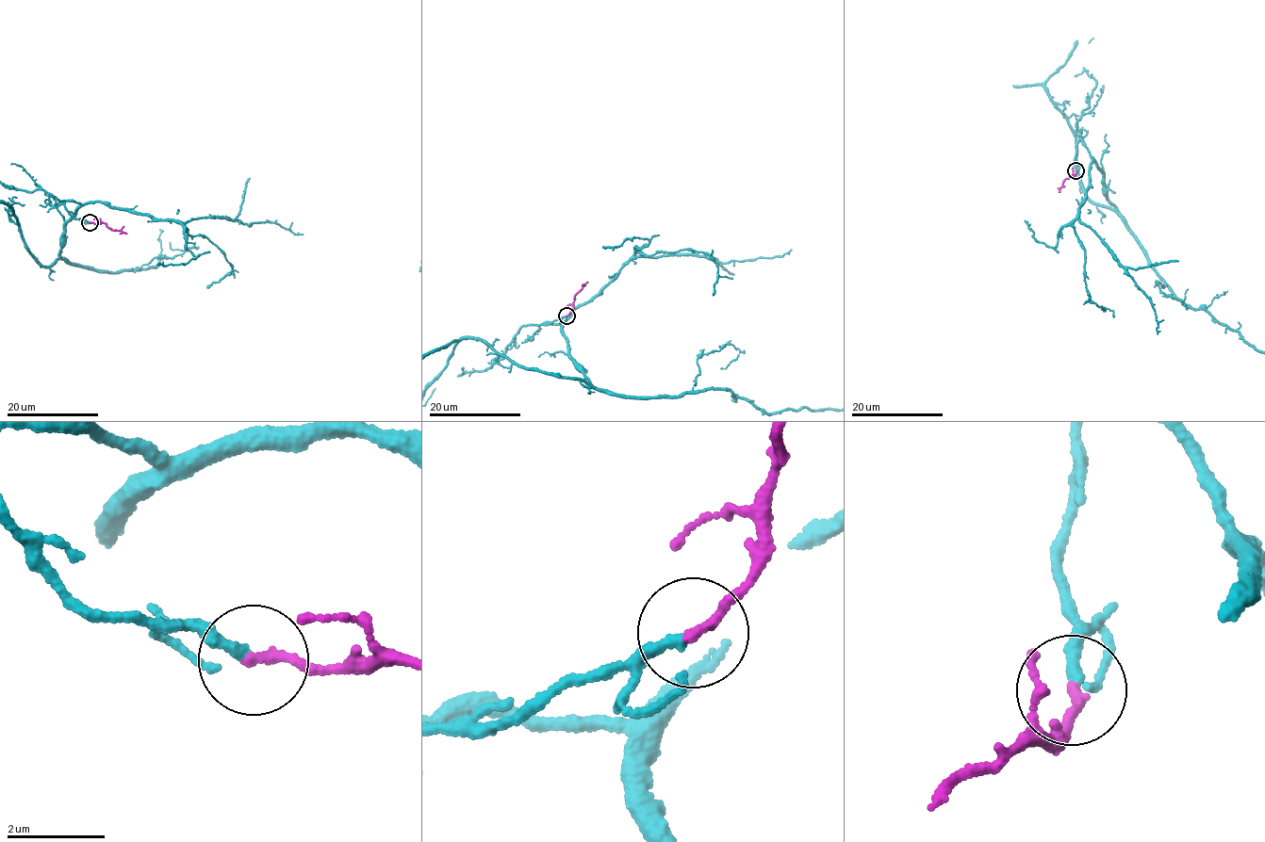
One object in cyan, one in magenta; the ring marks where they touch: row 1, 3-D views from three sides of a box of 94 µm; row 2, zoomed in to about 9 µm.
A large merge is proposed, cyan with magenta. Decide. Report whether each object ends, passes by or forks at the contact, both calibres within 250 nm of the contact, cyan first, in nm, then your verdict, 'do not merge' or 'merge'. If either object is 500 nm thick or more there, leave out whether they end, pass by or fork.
cyan ends; magenta ends; calibres 240 and 200 nm; merge

